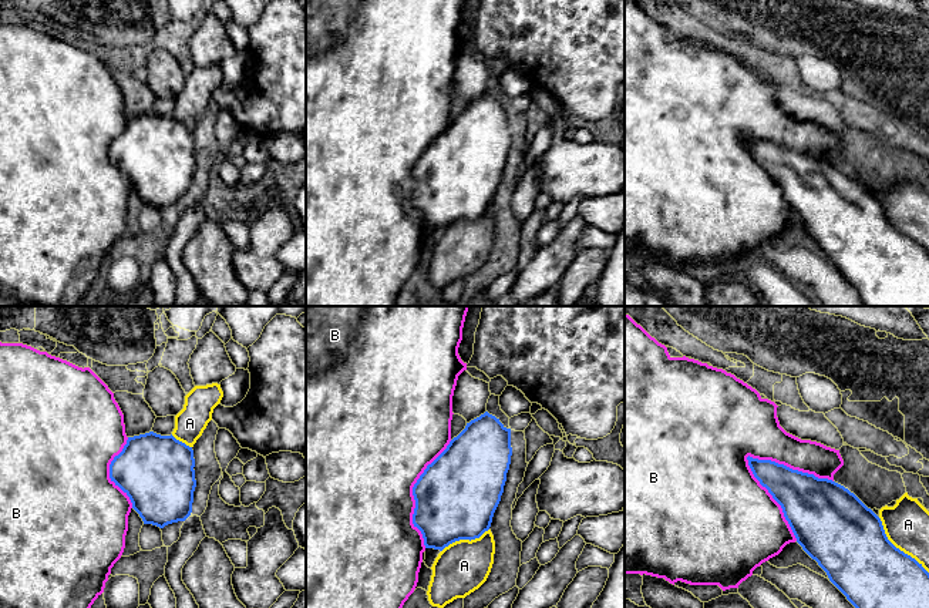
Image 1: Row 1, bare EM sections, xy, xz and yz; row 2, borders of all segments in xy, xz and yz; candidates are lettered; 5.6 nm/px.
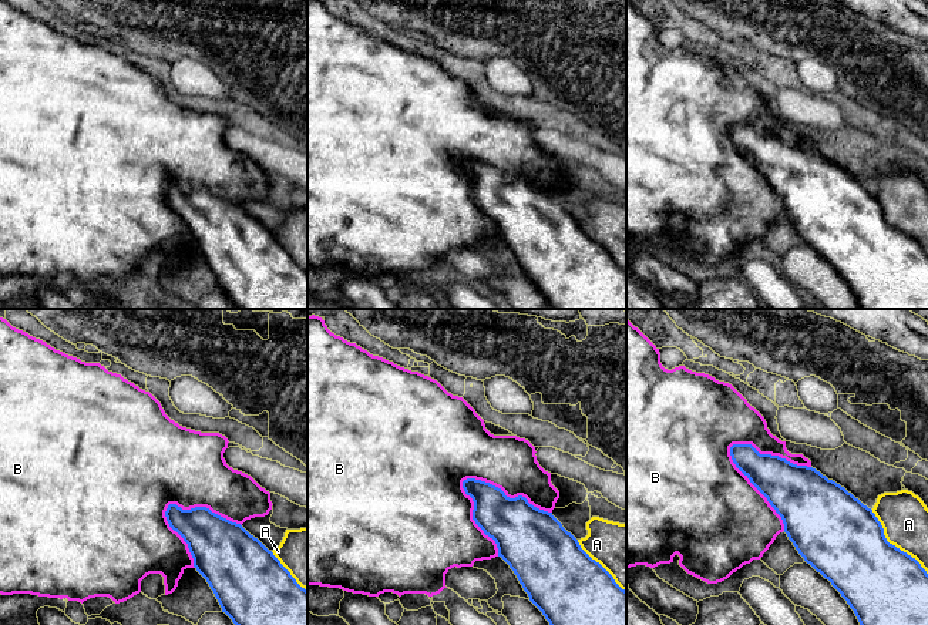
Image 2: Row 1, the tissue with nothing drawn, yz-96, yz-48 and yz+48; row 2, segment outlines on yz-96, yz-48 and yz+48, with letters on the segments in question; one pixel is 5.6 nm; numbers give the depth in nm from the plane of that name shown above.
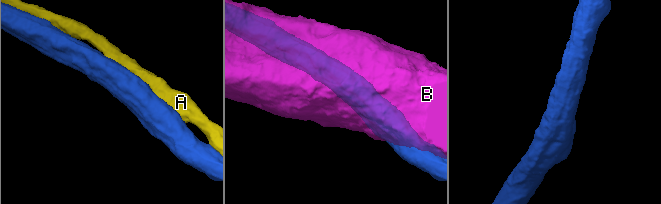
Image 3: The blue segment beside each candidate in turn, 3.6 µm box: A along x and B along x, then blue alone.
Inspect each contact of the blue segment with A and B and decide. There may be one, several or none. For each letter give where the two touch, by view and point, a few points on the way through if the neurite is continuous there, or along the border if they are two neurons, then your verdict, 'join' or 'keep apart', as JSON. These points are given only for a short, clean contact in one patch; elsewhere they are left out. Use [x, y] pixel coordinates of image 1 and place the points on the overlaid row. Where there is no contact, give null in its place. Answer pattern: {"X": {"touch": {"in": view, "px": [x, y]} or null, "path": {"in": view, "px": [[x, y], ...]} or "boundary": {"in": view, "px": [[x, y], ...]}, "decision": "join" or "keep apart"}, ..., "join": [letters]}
{"A": {"touch": {"in": "yz", "px": [898, 548]}, "decision": "keep apart"}, "B": {"touch": {"in": "yz", "px": [773, 497]}, "decision": "join"}, "join": ["B"]}

